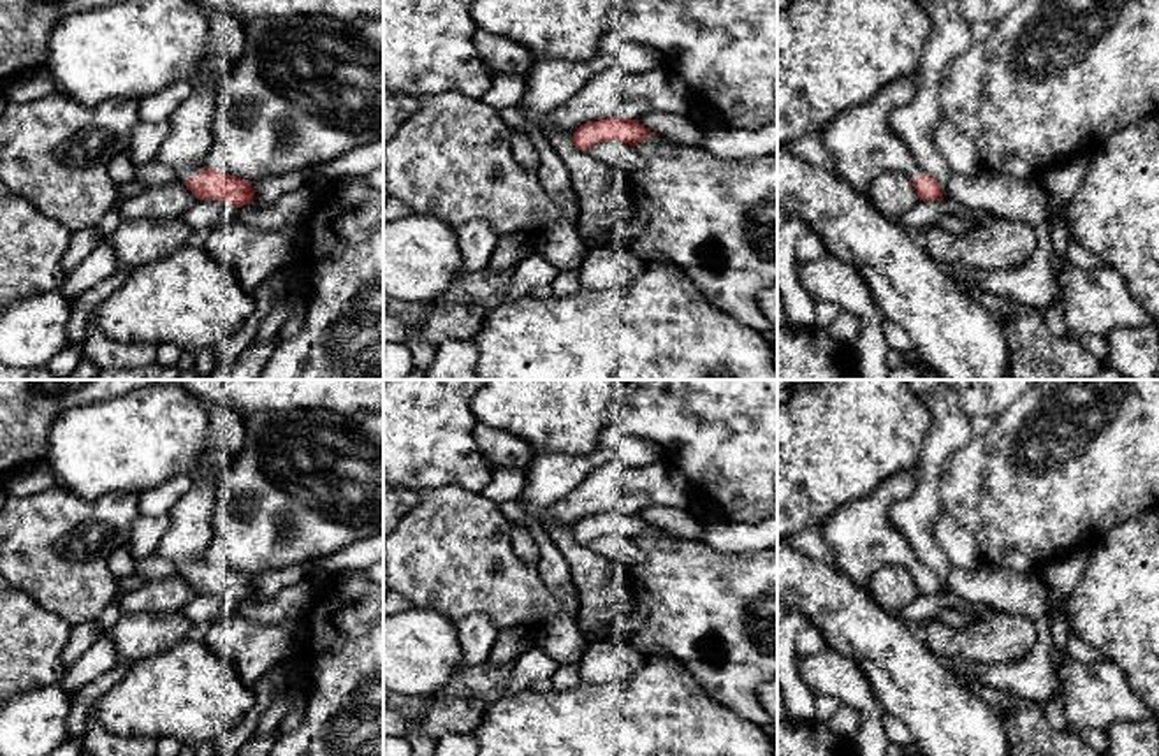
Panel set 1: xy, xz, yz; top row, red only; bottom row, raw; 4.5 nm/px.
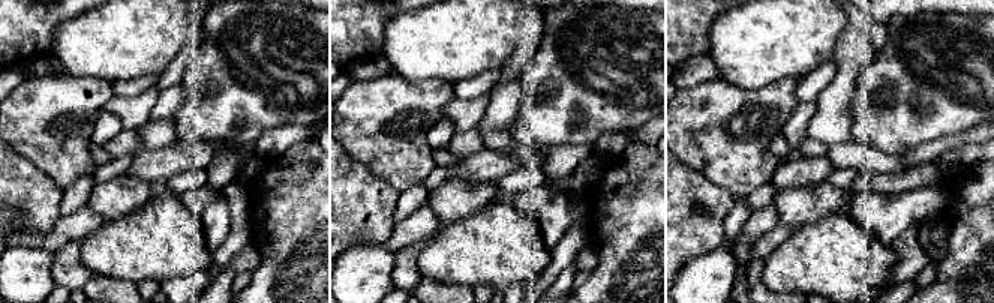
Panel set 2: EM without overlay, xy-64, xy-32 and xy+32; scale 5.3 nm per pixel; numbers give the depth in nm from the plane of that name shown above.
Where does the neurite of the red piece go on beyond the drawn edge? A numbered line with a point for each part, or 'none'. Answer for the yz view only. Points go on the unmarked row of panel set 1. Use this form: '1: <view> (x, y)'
1: yz (860, 535)

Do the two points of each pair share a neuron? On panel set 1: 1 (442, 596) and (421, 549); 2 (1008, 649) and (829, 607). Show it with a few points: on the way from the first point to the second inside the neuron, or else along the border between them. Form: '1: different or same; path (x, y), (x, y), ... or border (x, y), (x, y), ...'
1: same; path (442, 584), (442, 570), (433, 561)
2: different; border (915, 630), (924, 644), (943, 661)

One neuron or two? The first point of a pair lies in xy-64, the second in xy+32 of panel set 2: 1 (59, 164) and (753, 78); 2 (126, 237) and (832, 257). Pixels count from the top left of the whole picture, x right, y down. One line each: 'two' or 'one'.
1: two
2: one

